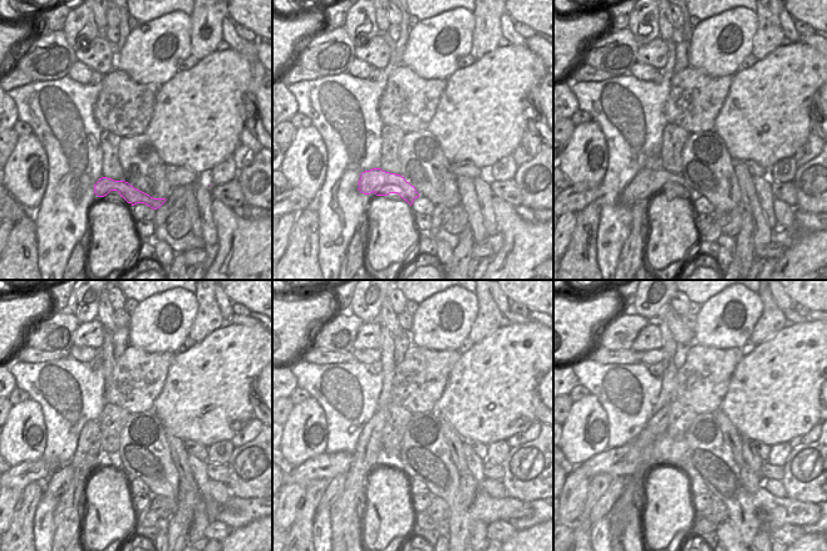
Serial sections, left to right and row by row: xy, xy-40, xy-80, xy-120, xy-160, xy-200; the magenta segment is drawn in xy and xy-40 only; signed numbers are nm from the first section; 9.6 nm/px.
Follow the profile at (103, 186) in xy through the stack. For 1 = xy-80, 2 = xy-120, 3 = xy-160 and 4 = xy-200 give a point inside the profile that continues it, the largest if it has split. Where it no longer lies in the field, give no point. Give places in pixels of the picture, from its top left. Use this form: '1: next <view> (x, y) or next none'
1: next xy-80 (649, 182)
2: next xy-120 (57, 483)
3: next xy-160 (336, 485)
4: next xy-200 (602, 507)

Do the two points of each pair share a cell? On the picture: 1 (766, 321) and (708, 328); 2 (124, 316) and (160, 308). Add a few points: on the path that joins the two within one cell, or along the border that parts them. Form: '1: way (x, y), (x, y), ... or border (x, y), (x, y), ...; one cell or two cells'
1: border (758, 294), (762, 301), (762, 314), (749, 337); two cells
2: border (128, 313), (129, 333); two cells

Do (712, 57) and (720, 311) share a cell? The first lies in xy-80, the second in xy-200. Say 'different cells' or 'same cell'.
same cell

